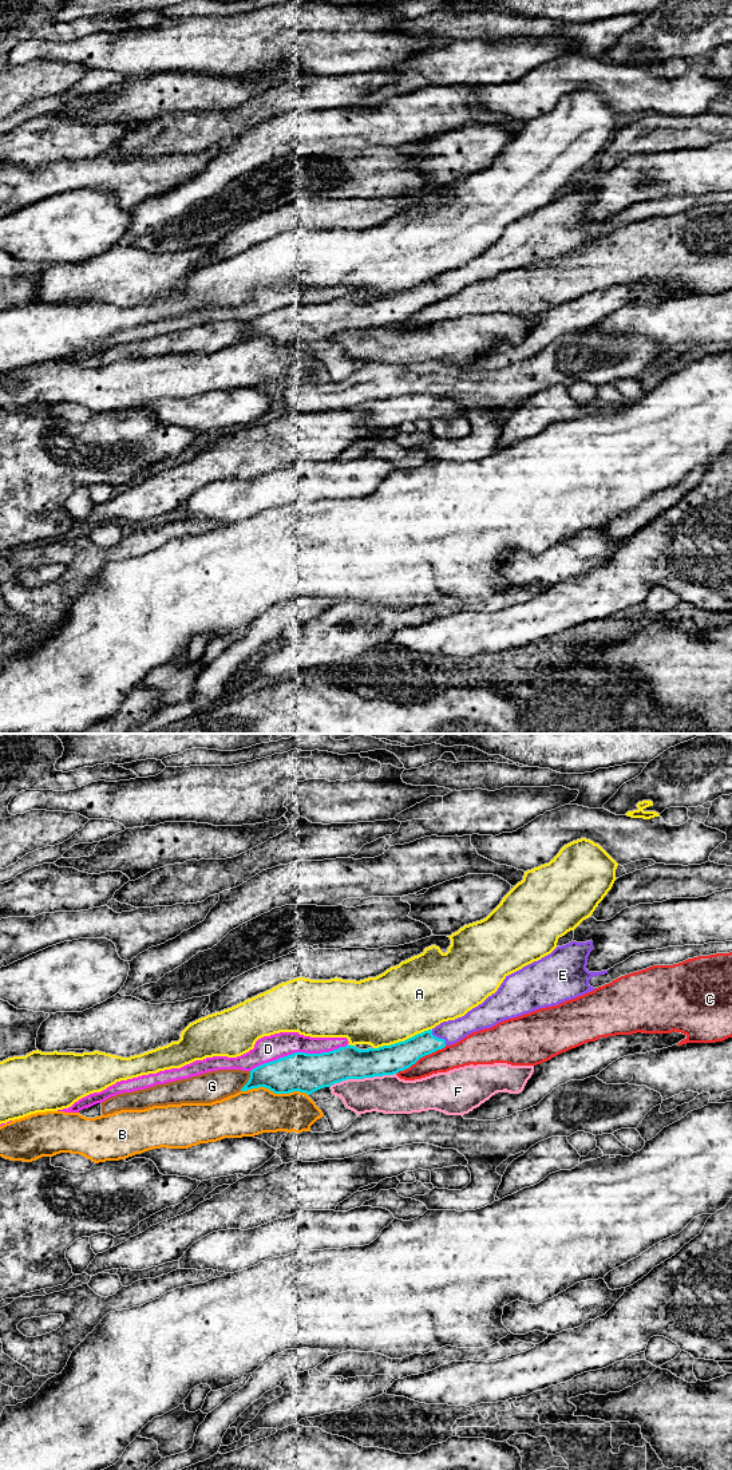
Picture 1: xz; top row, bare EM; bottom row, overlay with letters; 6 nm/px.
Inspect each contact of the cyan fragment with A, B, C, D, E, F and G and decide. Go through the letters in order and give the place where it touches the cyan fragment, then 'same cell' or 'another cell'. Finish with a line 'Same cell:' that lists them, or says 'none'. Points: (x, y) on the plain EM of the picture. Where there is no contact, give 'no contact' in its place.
A: xz (402, 292) | another cell
B: xz (275, 343) | another cell
C: xz (420, 307) | another cell
D: xz (299, 303) | another cell
E: xz (438, 288) | same cell
F: xz (361, 328) | another cell
G: xz (248, 331) | another cell
Same cell: E

